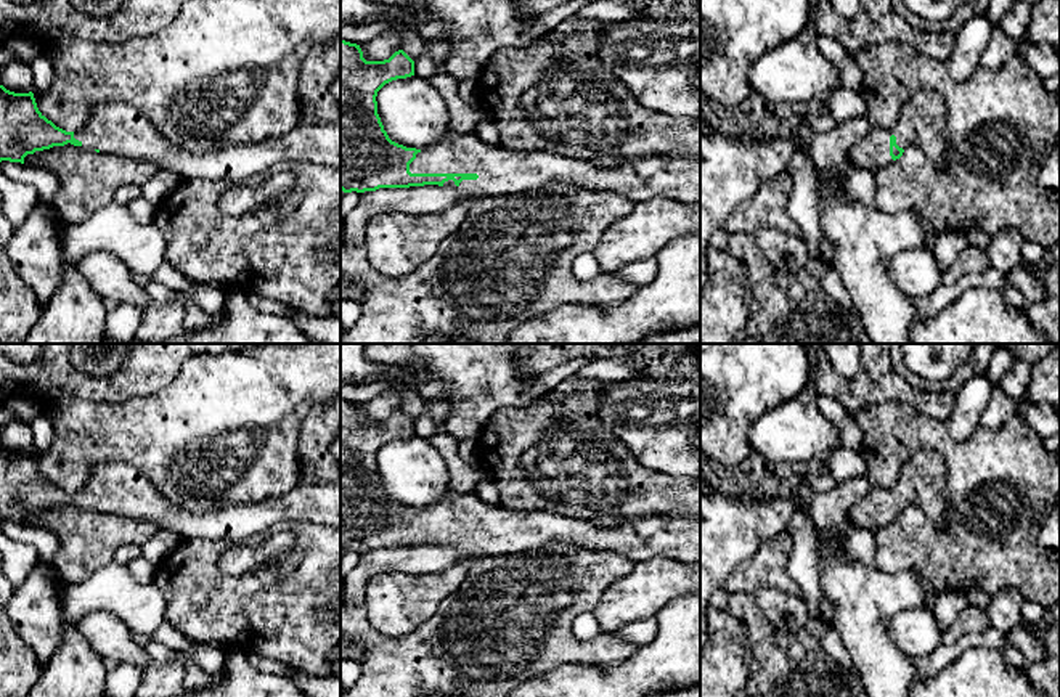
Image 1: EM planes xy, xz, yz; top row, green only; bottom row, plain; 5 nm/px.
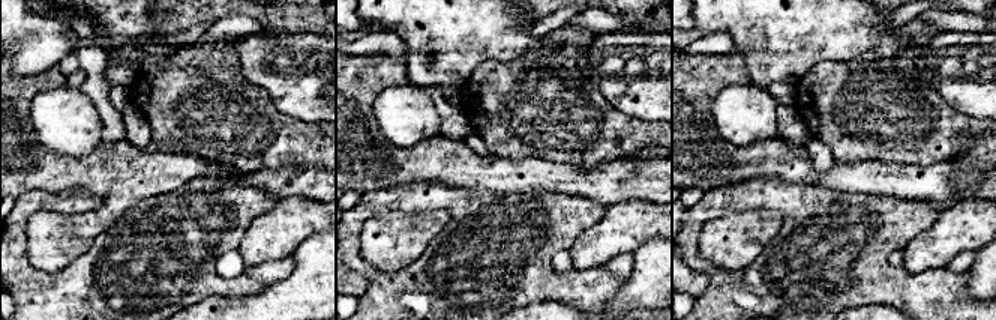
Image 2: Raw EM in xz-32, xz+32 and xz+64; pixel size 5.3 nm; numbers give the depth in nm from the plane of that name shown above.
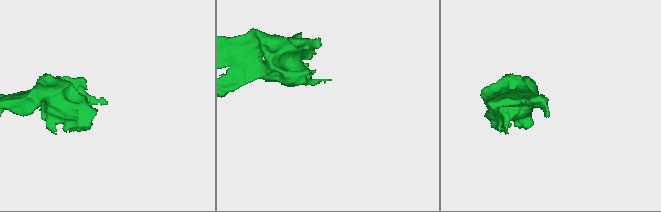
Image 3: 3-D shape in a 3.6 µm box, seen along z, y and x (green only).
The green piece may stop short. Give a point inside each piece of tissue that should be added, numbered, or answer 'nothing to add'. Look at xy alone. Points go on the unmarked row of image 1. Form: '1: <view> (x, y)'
1: xy (118, 489)

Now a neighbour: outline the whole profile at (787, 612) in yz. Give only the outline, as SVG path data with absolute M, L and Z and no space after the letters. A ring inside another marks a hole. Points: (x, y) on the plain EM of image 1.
M761 588L753 593L756 607L779 631L797 631L813 615L803 596L787 594L776 588Z

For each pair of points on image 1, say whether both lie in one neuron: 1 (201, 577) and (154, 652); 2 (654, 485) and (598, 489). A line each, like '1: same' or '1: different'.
1: different
2: same

